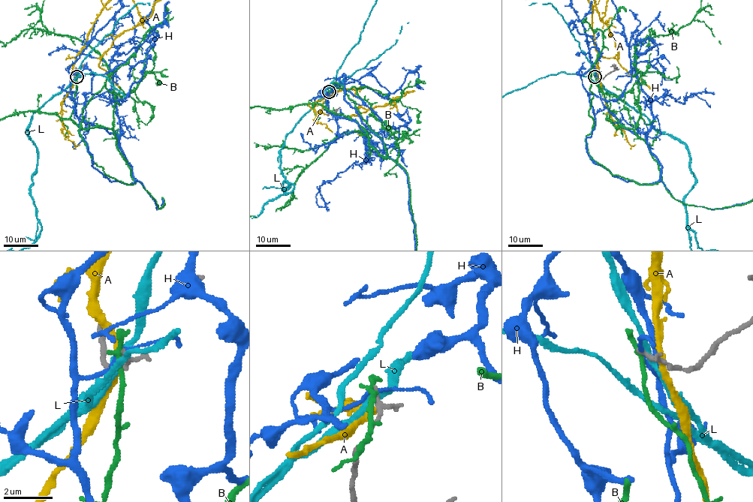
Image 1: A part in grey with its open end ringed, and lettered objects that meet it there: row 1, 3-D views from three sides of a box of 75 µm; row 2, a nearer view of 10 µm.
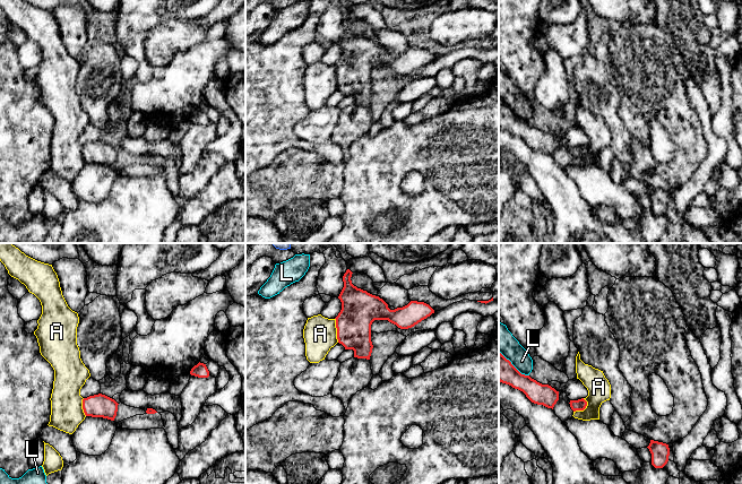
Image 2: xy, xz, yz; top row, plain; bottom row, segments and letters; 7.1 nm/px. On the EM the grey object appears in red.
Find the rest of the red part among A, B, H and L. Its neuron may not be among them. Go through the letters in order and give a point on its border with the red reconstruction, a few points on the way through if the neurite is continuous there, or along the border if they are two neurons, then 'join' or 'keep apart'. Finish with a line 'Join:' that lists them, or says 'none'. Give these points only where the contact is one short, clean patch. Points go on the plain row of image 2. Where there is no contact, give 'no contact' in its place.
A: meets red in xz at (337, 77); border along xz (335, 65), (336, 85), (338, 88); keep apart
B: no contact; keep apart
H: no contact; keep apart
L: meets red in yz at (512, 112); border along yz (499, 98), (522, 120), (528, 122); keep apart
Join: none

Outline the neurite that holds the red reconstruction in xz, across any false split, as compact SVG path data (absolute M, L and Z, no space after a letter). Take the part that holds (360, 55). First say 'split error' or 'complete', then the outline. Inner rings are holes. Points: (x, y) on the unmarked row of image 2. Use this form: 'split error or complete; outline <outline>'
complete; outline M350 16L343 23L344 34L338 43L342 57L336 66L337 86L345 96L353 96L354 104L370 106L372 100L371 71L374 67L388 67L400 76L408 76L434 60L434 57L424 49L411 47L403 54L390 57L388 51L379 43L357 35L352 31Z

